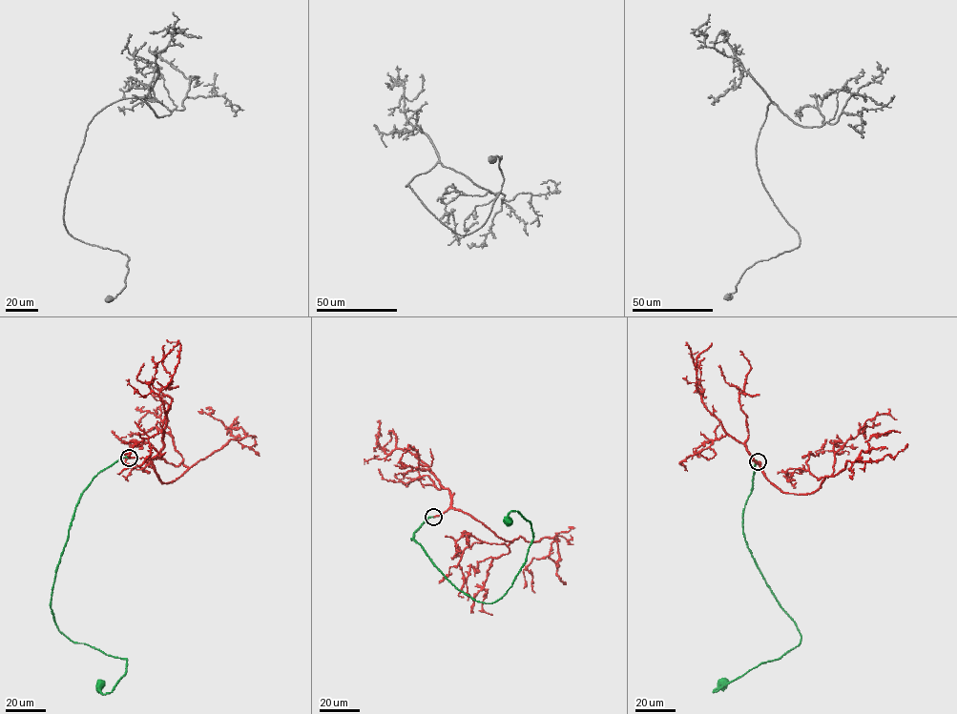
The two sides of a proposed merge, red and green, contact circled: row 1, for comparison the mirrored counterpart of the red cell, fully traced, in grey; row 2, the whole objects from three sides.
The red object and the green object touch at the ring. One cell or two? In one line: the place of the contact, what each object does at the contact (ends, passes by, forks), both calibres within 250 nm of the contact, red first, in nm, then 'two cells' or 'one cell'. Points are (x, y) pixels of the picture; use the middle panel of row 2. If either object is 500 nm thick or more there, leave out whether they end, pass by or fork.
place (433, 517); red ends; green ends; calibres 240 and 220 nm; two cells

